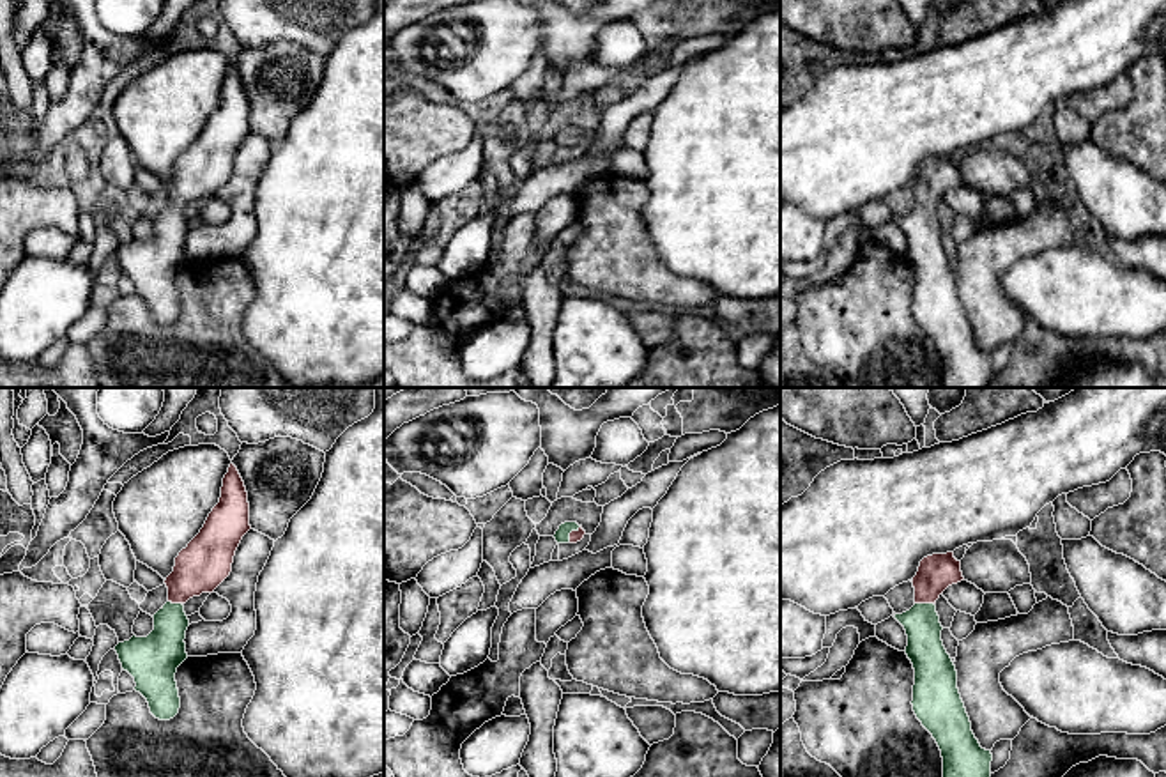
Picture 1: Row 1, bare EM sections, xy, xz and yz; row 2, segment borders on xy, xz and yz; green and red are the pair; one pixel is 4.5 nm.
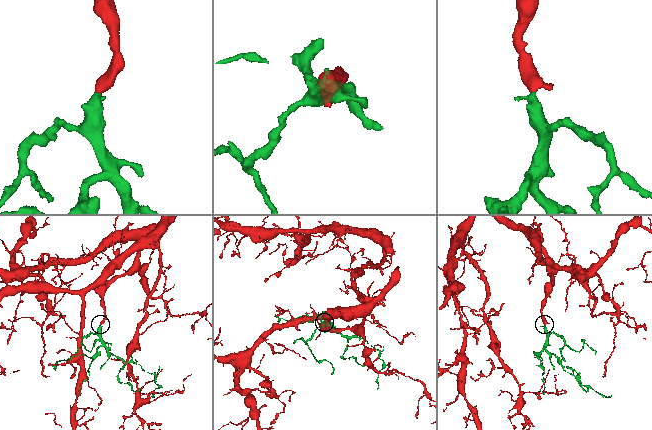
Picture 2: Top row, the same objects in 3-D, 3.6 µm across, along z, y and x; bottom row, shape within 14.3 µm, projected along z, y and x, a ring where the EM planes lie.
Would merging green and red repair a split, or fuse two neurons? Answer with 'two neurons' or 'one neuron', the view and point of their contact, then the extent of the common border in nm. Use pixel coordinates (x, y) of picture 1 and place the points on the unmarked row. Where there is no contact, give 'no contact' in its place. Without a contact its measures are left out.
one neuron | yz (924, 207) | 90 nm

